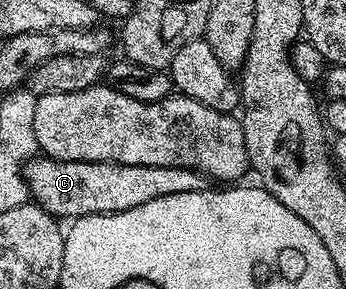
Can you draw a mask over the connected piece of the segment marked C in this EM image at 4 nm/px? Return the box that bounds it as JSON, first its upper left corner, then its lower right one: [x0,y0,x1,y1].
[25,157,206,217]

